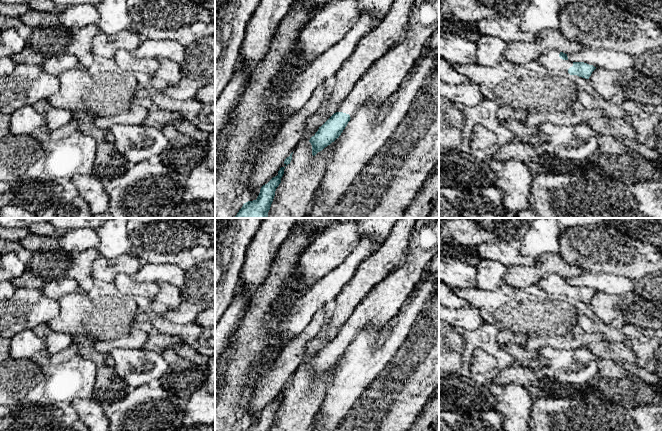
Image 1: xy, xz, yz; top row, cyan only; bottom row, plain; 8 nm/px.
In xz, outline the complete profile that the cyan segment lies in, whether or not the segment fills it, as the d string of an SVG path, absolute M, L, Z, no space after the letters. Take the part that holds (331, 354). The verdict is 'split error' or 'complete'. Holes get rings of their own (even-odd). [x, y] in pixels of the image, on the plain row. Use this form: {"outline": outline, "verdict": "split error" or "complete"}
{"outline": "M417 218L410 235L404 263L370 290L344 323L337 336L319 351L315 359L310 362L313 380L339 362L350 343L355 340L360 332L369 326L381 327L397 314L418 284L425 268L438 252L439 218Z", "verdict": "split error"}

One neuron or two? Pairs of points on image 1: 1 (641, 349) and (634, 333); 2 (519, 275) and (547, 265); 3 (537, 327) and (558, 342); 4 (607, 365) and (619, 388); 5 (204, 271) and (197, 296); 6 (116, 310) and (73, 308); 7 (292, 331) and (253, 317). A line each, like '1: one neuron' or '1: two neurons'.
1: one neuron
2: one neuron
3: two neurons
4: one neuron
5: one neuron
6: one neuron
7: two neurons

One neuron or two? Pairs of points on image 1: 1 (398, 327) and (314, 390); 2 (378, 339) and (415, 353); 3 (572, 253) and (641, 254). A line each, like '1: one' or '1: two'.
1: two
2: two
3: one

